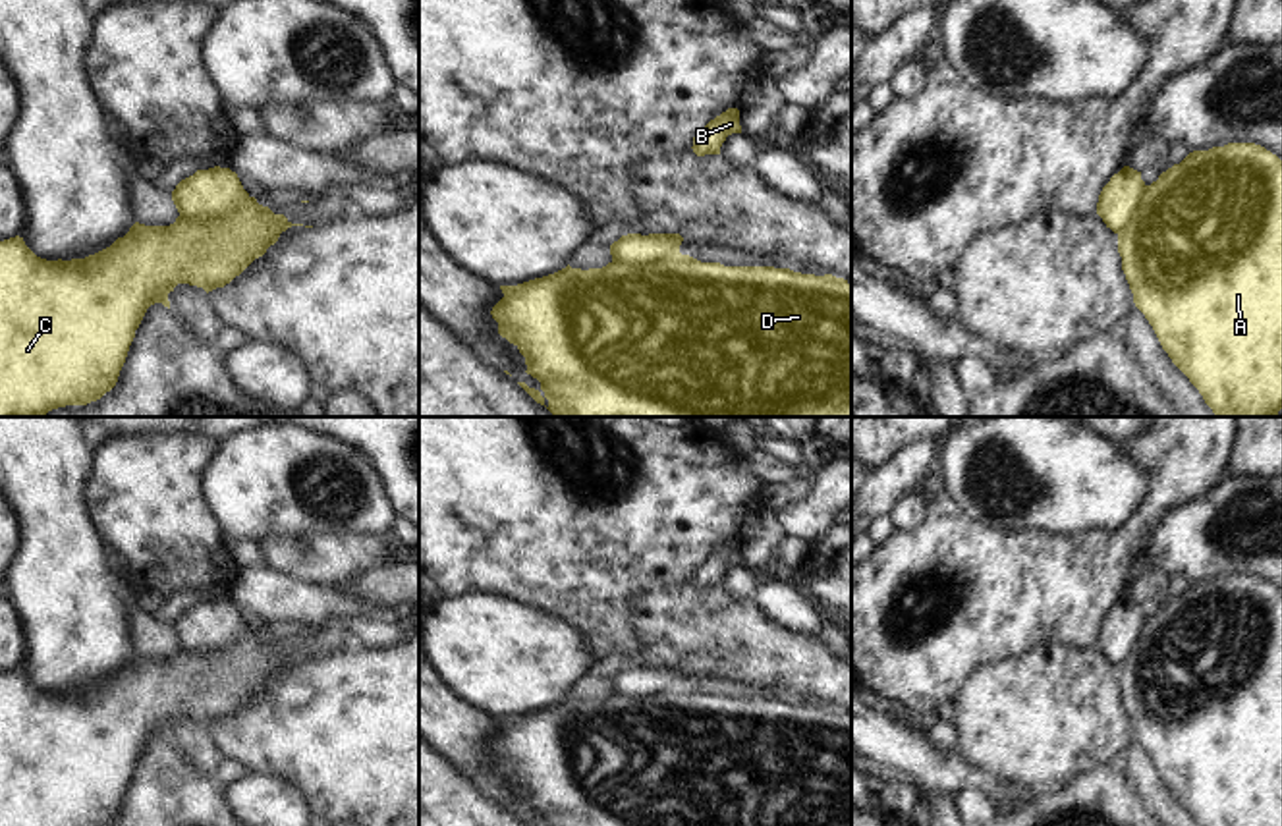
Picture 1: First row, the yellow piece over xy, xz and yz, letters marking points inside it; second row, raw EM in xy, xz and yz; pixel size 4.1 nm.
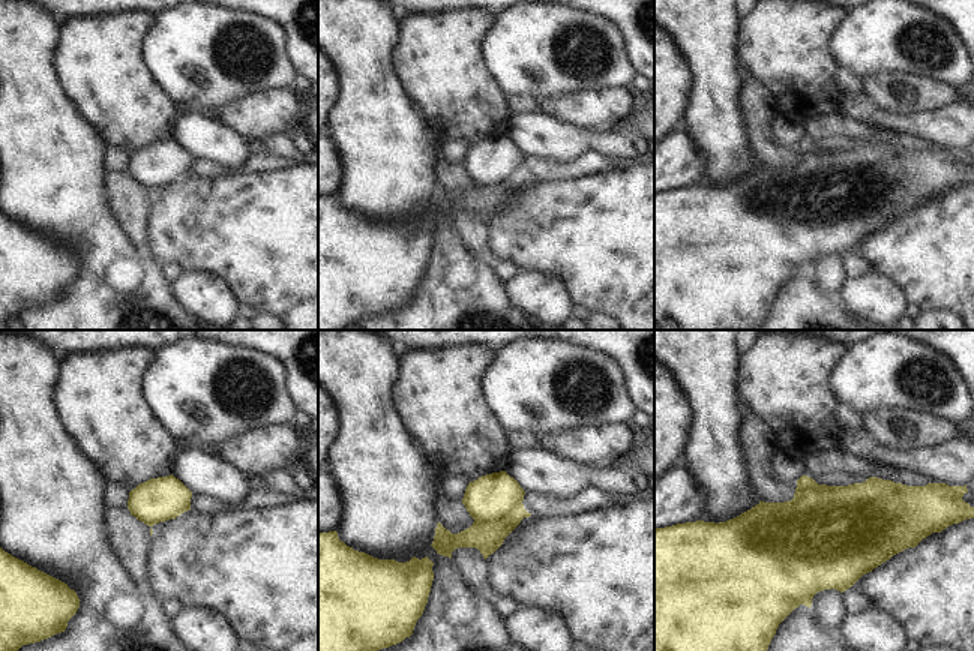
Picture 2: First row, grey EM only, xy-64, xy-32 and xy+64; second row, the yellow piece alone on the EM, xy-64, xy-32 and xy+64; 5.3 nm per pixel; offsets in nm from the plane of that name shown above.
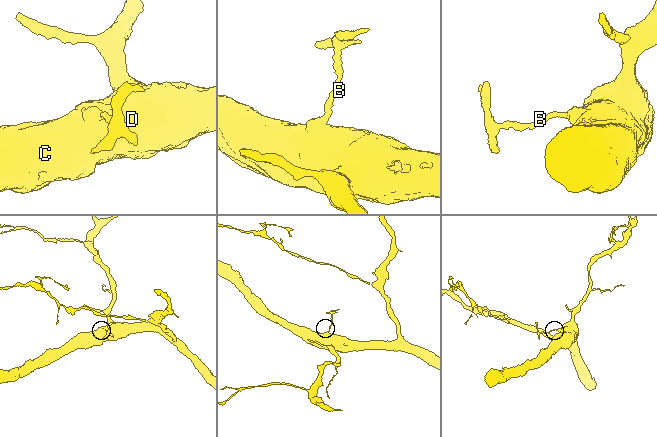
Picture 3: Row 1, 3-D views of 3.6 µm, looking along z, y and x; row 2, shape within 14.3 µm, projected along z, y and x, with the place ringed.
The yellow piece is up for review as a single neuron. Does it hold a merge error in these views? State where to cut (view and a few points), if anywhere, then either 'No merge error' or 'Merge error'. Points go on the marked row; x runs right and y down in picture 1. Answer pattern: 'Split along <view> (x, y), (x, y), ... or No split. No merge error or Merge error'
Split along xy (248, 195), (217, 219), (188, 220), (180, 217). Merge error.

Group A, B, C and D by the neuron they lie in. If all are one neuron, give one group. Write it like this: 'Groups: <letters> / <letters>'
Groups: A C D / B.

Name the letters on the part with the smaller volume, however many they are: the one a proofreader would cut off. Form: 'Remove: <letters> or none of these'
Remove: B

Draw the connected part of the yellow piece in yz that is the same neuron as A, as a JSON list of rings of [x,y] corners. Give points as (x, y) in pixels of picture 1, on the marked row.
[[[1228,143],[1209,151],[1193,151],[1145,185],[1141,203],[1118,234],[1122,270],[1133,293],[1135,307],[1153,326],[1162,349],[1172,363],[1199,390],[1216,417],[1276,417],[1282,409],[1282,160],[1255,143]]]

